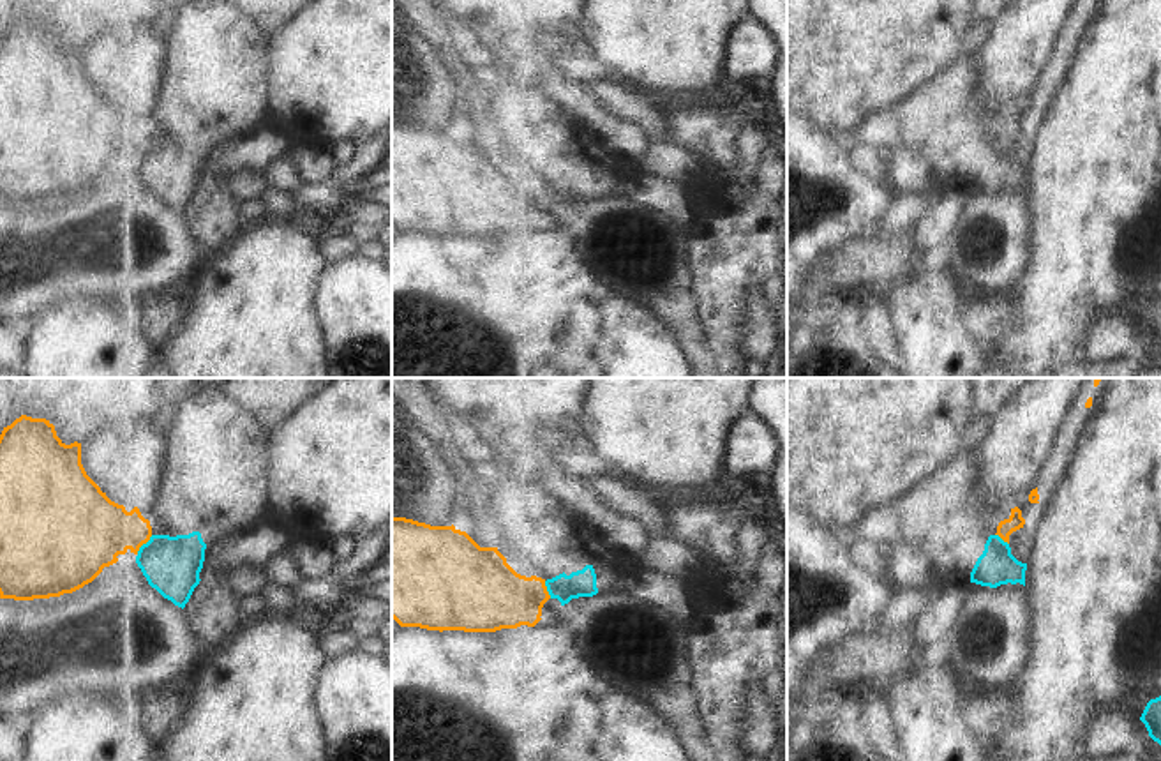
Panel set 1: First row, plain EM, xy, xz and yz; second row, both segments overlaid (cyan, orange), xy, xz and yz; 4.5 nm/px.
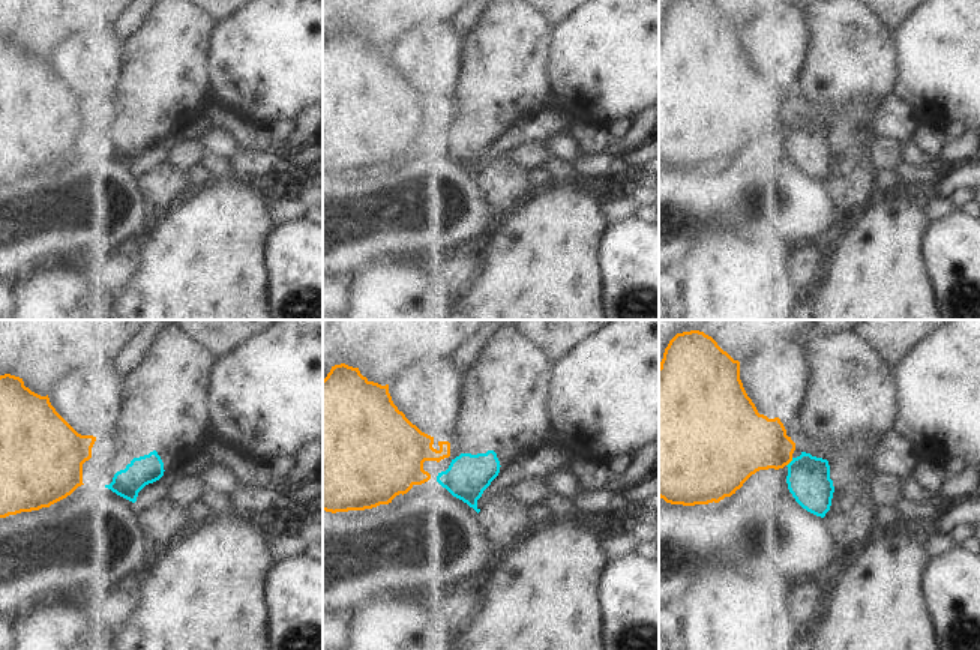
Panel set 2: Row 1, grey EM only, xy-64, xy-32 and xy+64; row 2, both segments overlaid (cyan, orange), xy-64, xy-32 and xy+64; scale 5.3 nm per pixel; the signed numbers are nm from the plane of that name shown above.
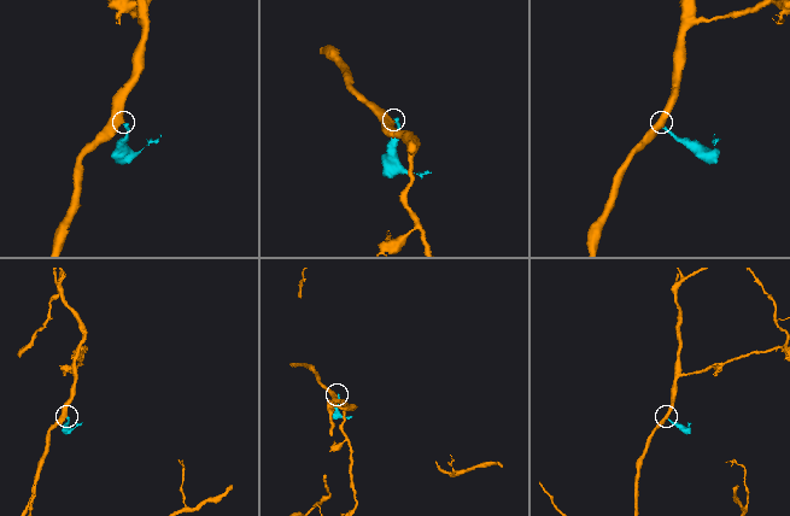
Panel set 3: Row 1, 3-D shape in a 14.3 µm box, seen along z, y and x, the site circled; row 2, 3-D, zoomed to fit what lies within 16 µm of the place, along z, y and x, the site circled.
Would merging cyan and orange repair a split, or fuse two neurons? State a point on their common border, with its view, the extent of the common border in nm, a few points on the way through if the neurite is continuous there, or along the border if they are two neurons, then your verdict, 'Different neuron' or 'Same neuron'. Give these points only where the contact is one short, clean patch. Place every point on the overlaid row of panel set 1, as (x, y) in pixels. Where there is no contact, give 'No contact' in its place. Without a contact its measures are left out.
Touches cyan at xy (143, 544). Shared border 120 nm. Boundary: xy (152, 535), (136, 553). Different neuron.

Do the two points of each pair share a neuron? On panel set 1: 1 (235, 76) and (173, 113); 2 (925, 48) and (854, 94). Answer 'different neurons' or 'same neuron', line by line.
1: same neuron
2: same neuron

